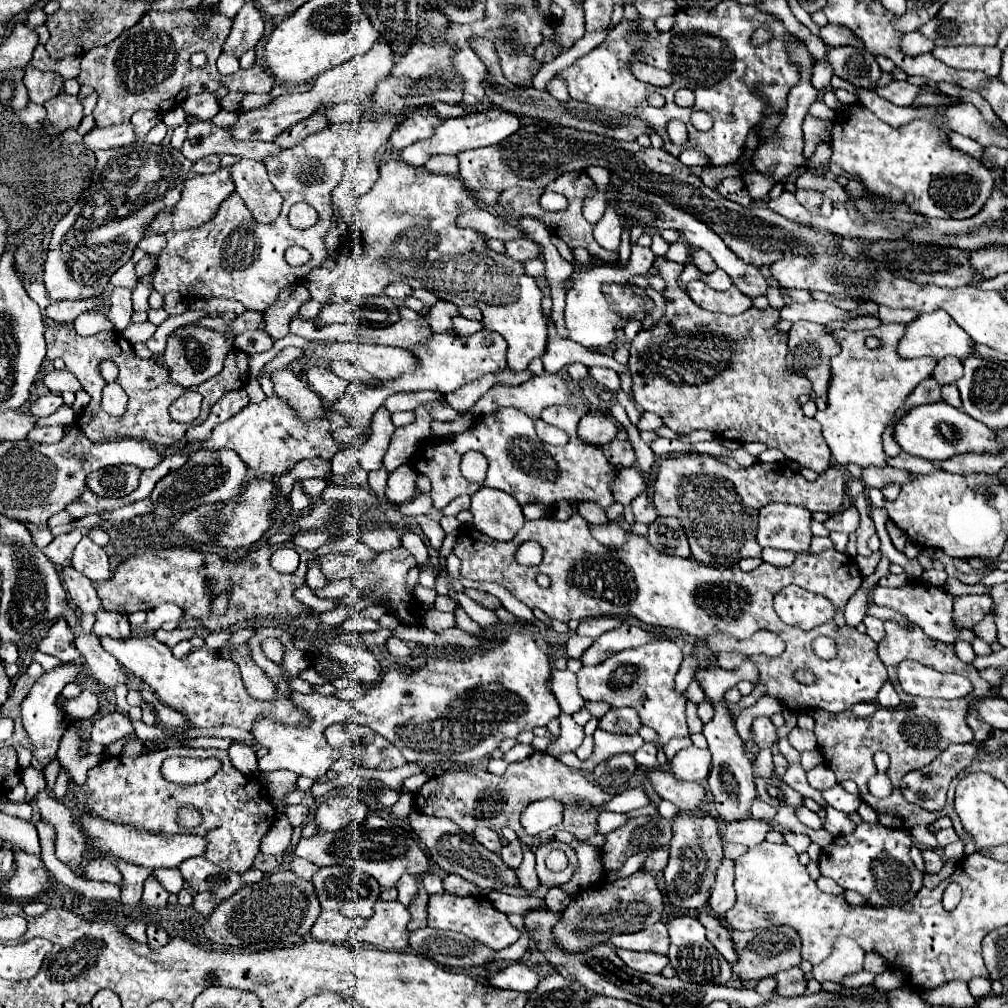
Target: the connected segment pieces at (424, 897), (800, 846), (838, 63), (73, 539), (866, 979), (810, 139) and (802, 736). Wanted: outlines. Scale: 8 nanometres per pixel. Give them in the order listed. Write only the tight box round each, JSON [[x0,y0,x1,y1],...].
[[409,888,429,930],[783,832,811,854],[827,46,881,90],[43,530,87,568],[841,972,875,988],[803,116,831,156],[789,728,817,752]]

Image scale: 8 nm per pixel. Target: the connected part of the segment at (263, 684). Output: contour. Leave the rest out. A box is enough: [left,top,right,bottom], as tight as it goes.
[231,644,277,700]

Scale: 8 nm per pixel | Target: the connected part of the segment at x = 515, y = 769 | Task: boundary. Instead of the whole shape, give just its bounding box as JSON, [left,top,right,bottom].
[415,752,615,848]

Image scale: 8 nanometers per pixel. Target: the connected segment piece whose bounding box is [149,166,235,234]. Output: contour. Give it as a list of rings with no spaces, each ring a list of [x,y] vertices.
[[[225,166],[209,176],[191,176],[187,182],[185,182],[185,188],[183,188],[183,194],[181,194],[181,200],[179,204],[173,208],[173,210],[167,210],[167,212],[161,212],[149,226],[149,232],[157,232],[157,234],[165,234],[169,230],[185,230],[185,228],[193,228],[193,226],[201,226],[205,222],[209,222],[215,214],[215,210],[219,208],[219,204],[223,200],[227,200],[231,194],[235,192],[235,184],[231,180],[231,168]]]

